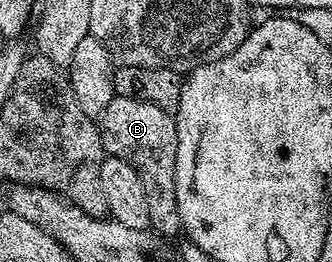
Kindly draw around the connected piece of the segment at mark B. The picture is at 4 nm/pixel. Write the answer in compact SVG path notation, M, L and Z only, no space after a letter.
M113 96L111 105L103 109L96 120L101 135L101 147L108 157L126 159L139 173L143 190L147 193L147 209L151 212L150 228L158 236L181 235L179 197L175 193L175 161L177 160L177 120L159 105L135 101L135 97Z

